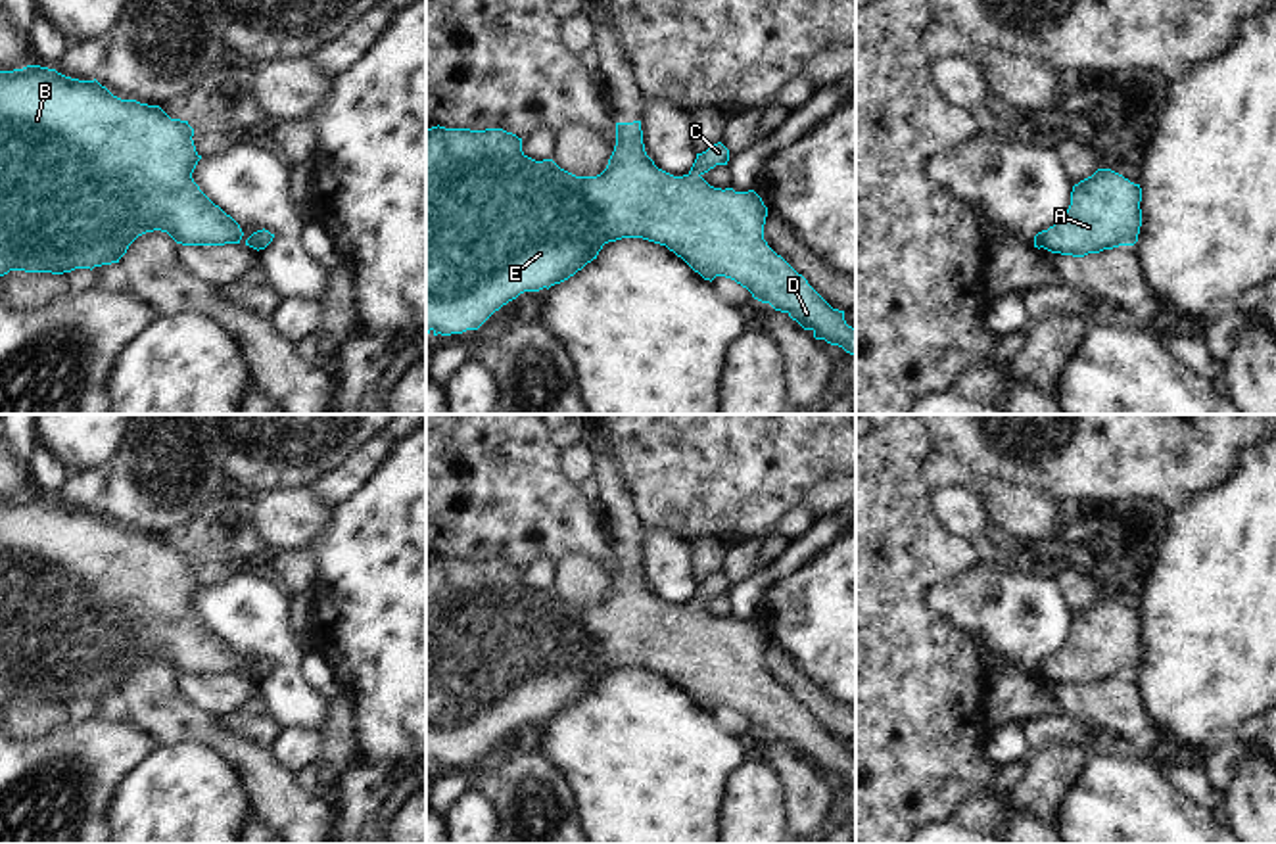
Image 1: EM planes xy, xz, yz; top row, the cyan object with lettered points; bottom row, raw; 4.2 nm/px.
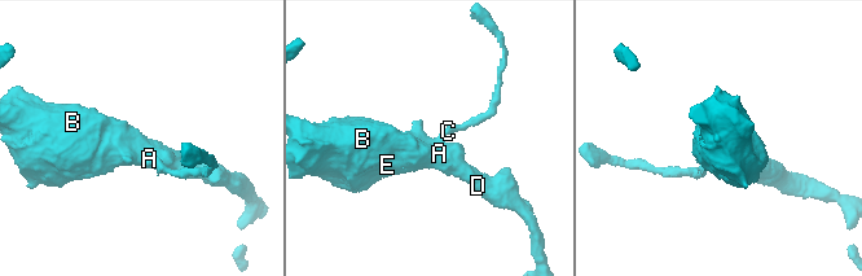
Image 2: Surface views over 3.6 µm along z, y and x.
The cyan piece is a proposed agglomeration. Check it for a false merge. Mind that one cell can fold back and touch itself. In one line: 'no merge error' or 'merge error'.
no merge error

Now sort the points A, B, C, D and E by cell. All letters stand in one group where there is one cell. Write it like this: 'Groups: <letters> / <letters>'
Groups: A B C D E.

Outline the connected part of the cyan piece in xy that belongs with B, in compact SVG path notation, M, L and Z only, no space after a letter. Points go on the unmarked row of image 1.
M27 495L23 499L0 501L0 706L10 700L63 704L75 698L94 698L119 692L129 675L142 664L161 660L182 675L224 675L240 673L240 654L215 635L194 612L192 602L201 589L194 575L194 558L188 551L171 549L159 535L121 529L94 510L79 510L56 499Z

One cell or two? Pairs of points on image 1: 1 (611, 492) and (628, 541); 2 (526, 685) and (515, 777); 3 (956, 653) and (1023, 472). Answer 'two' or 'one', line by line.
1: one
2: two
3: two

